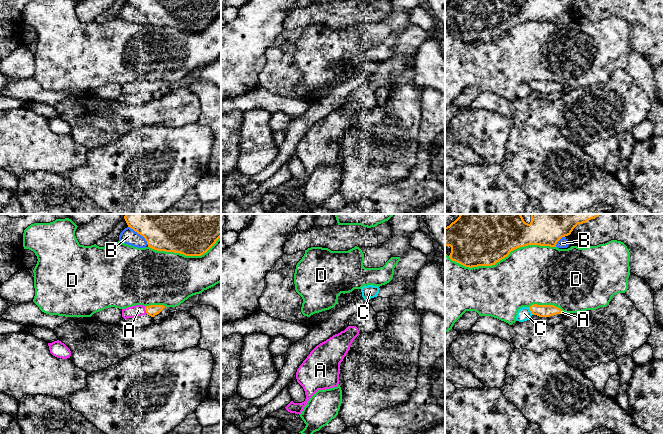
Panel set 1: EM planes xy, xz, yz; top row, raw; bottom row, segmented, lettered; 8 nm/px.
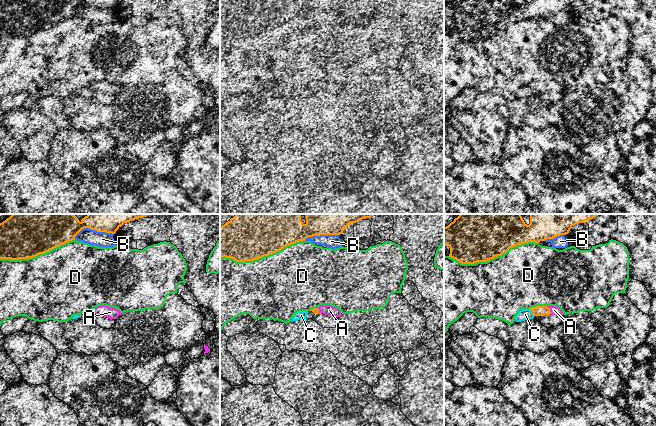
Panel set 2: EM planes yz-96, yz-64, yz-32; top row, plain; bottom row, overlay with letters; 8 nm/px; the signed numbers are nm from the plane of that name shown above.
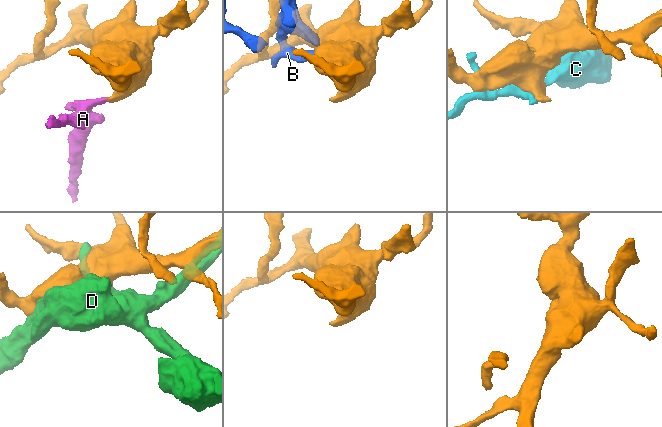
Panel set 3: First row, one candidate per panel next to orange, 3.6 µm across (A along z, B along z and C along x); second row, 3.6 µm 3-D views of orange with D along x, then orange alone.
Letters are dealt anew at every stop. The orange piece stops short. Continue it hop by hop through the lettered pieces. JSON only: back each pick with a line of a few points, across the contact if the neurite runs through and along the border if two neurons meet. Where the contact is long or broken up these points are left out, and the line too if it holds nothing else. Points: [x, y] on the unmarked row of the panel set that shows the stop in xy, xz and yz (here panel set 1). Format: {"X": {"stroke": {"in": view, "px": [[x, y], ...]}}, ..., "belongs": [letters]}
{"belongs": ["A"]}

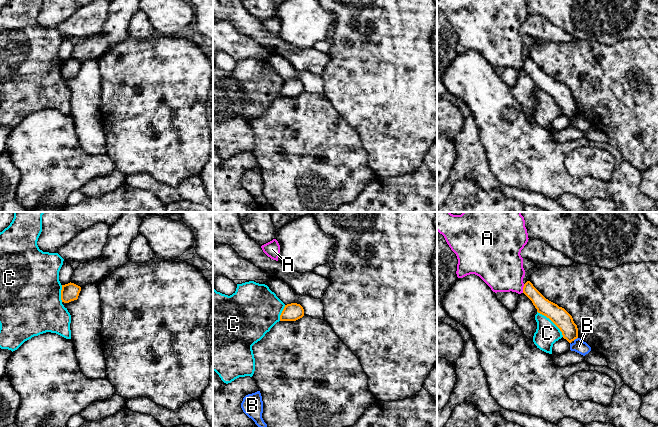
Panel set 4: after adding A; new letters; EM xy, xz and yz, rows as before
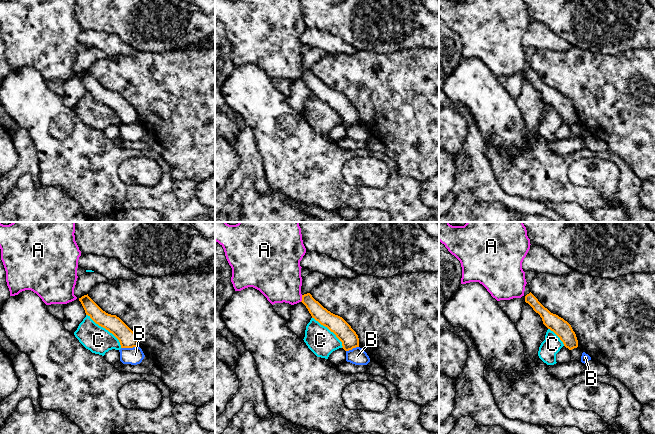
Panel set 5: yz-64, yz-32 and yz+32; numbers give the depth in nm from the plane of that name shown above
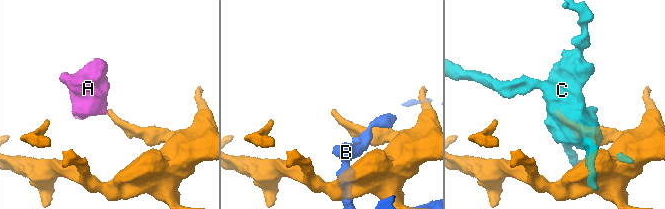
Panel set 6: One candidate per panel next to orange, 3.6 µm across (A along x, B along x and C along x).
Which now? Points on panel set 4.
{"belongs": []}

